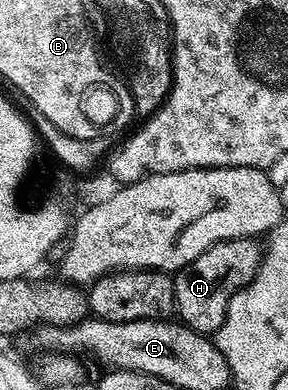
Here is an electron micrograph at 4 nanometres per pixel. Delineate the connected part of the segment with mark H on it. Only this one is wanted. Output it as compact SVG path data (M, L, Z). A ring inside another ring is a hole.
M221 241L197 261L174 272L175 281L175 315L184 327L193 329L198 335L214 336L225 321L225 313L229 309L229 301L235 292L240 291L257 273L261 258L261 247L255 241Z

